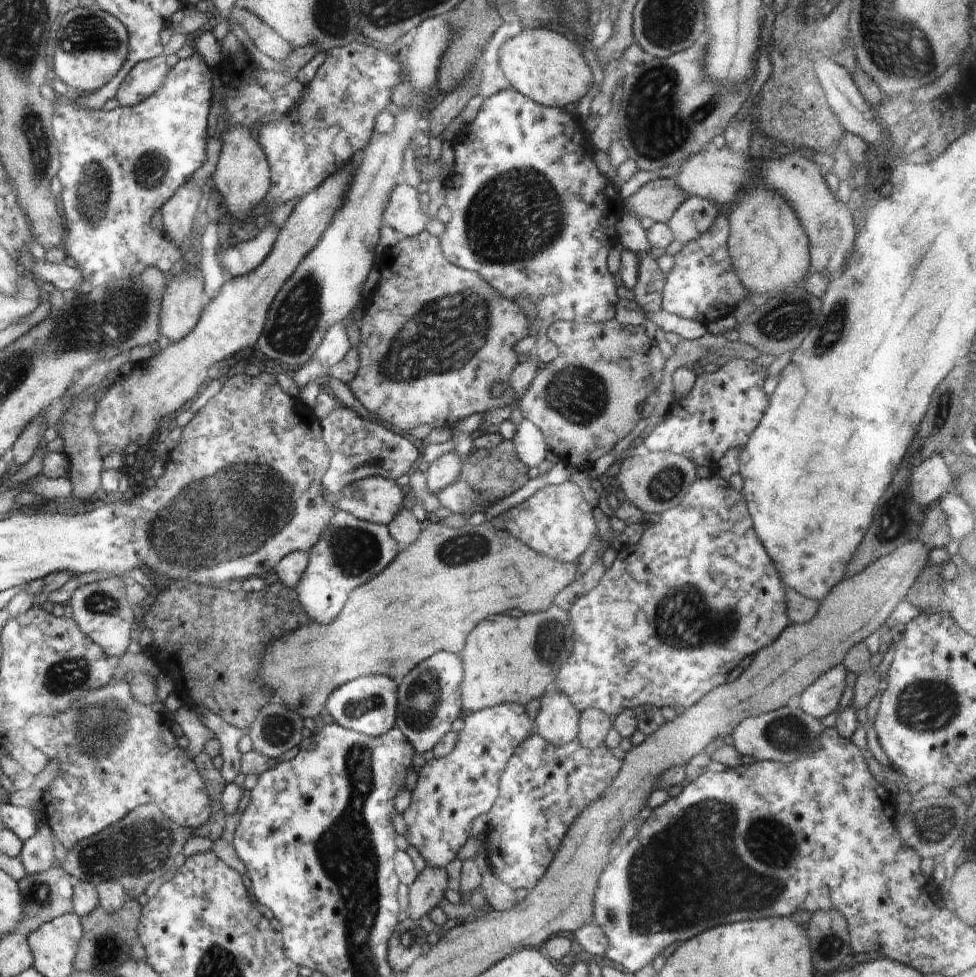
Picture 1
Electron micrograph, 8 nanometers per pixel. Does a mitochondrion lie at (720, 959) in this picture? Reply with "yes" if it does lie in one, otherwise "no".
no

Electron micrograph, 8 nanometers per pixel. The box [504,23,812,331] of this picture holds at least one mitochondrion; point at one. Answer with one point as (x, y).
(656, 122)

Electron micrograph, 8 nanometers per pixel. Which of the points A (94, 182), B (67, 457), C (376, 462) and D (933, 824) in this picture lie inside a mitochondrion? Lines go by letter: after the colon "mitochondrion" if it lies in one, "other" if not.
A: mitochondrion
B: other
C: other
D: mitochondrion

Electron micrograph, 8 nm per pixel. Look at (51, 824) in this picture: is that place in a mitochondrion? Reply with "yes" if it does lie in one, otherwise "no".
no

